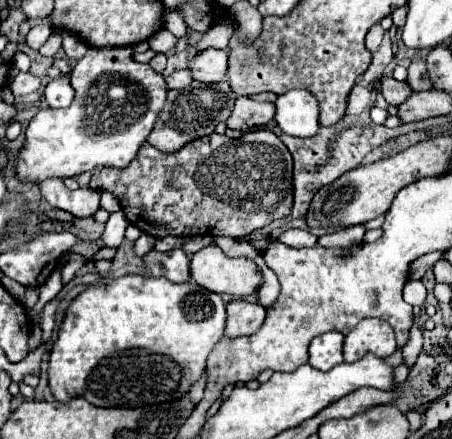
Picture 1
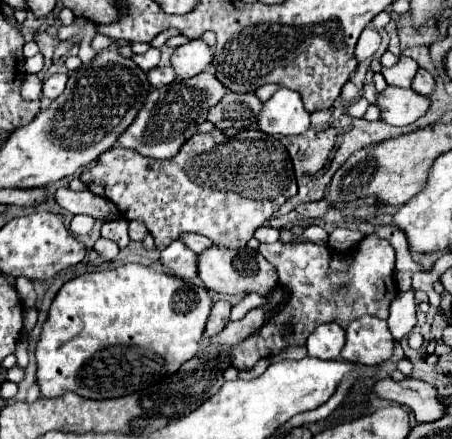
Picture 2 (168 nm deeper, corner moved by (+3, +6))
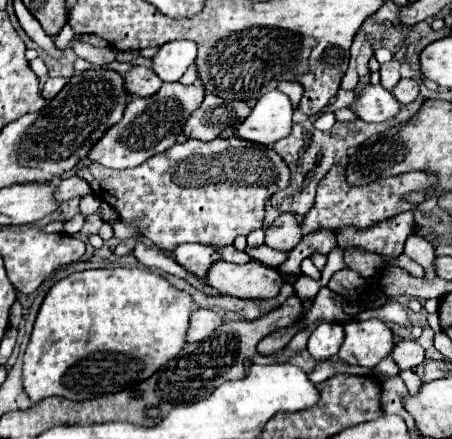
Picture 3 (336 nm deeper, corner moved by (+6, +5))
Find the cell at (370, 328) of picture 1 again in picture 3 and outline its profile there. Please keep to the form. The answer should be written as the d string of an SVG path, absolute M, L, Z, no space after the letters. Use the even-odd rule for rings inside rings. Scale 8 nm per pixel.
M370 318L370 320L350 320L344 324L344 344L338 352L340 360L346 364L374 368L380 360L384 360L394 348L394 336L386 322Z

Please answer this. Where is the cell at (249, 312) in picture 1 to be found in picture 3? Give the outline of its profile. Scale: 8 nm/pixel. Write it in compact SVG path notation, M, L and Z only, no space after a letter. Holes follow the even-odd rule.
M198 308L192 314L190 320L190 330L188 330L188 342L198 342L208 338L218 326L222 326L224 320L218 316L218 312L208 310L208 308Z

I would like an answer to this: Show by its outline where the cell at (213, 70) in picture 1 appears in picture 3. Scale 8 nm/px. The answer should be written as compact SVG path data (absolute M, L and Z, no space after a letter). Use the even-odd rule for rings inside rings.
M172 40L166 42L158 54L152 58L154 72L164 82L178 82L190 64L196 60L198 46L190 40Z

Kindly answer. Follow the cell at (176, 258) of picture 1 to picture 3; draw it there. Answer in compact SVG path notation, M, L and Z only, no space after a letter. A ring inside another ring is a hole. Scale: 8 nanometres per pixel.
M180 244L172 254L174 254L174 260L184 270L188 270L190 274L196 274L198 278L204 278L210 264L220 260L220 256L210 246L200 246L200 244Z

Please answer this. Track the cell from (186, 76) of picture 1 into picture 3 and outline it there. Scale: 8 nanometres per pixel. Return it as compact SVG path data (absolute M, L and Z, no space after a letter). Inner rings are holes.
M134 66L130 72L124 74L124 78L126 78L126 90L136 96L152 96L162 86L158 74L144 66Z

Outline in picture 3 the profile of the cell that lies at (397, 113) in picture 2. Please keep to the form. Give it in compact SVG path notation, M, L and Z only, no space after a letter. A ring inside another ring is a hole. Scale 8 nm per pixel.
M368 84L358 94L358 106L354 108L354 112L364 122L384 122L388 118L394 118L400 112L400 108L402 108L400 102L392 98L390 90Z

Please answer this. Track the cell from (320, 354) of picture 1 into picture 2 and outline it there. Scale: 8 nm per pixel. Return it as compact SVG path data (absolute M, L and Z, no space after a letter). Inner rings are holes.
M323 323L307 337L311 357L335 359L345 345L345 329L337 323Z

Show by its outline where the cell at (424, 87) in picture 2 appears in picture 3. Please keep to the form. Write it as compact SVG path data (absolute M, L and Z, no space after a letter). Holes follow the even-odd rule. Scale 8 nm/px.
M402 78L398 82L398 86L392 90L392 94L398 98L398 102L402 104L410 104L416 100L416 96L420 94L420 88L418 88L418 82L412 80L412 78Z

